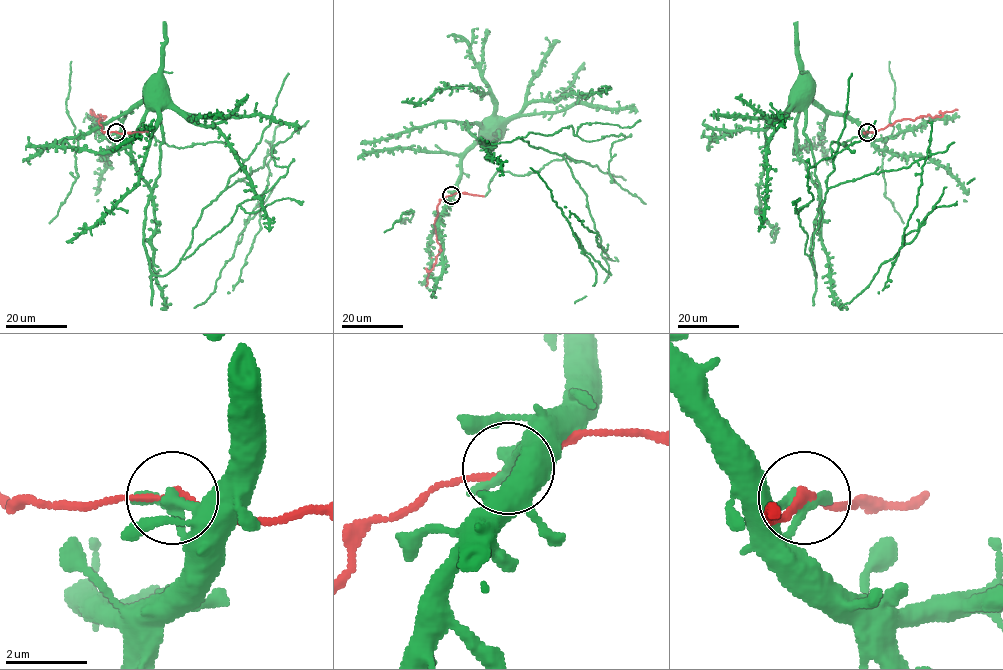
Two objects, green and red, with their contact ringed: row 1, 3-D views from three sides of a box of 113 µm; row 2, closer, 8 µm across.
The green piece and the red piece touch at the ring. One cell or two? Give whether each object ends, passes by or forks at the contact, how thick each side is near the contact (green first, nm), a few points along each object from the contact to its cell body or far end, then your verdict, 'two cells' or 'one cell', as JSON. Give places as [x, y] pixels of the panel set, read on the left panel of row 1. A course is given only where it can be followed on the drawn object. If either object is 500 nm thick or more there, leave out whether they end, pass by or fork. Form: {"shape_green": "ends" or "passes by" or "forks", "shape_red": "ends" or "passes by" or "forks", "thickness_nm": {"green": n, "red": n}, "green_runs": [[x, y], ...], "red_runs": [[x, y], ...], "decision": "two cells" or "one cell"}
{"shape_green": "ends", "shape_red": "passes by", "thickness_nm": {"green": 400, "red": 200}, "green_runs": [[116, 131], [126, 114], [160, 93]], "red_runs": [[116, 131], [104, 132], [99, 120], [104, 117], [97, 117], [91, 109]], "decision": "one cell"}

